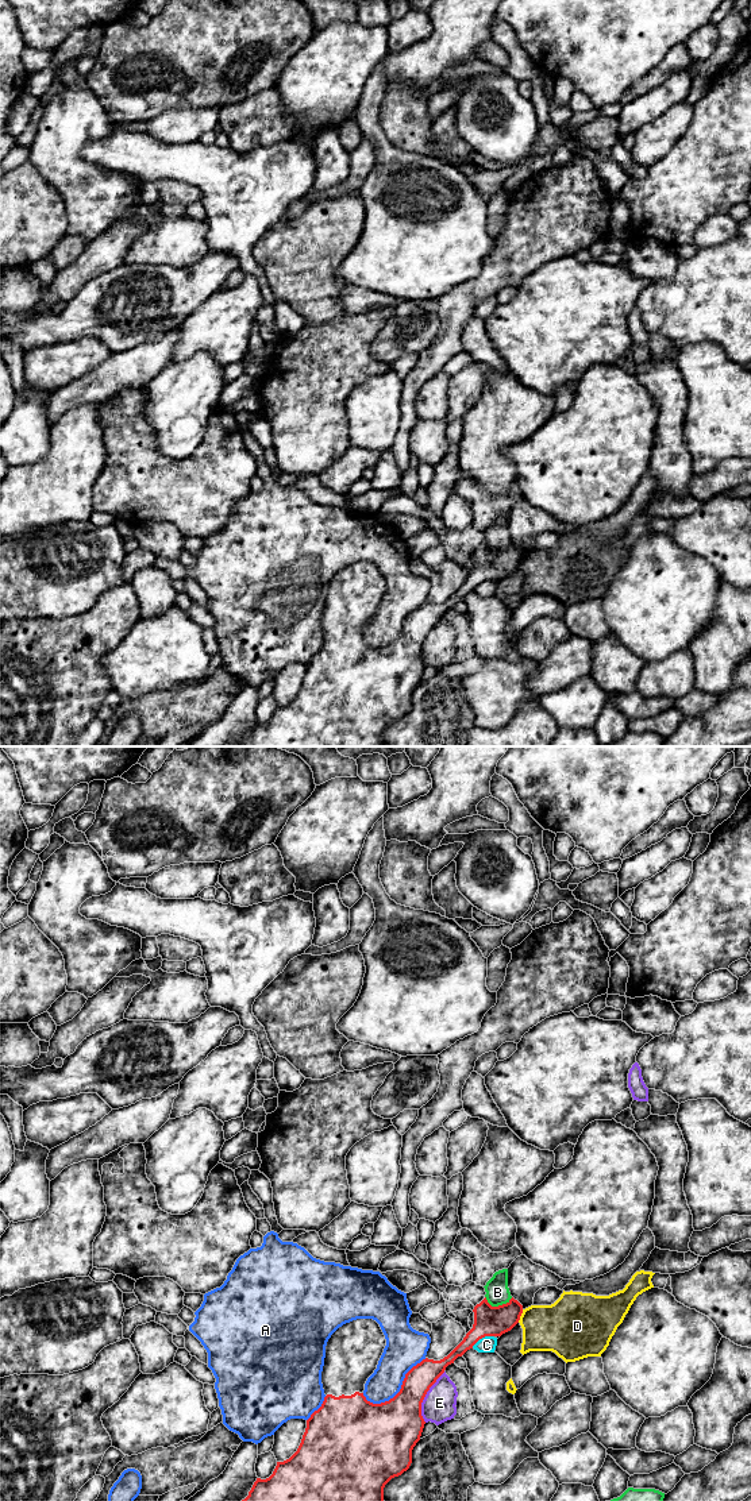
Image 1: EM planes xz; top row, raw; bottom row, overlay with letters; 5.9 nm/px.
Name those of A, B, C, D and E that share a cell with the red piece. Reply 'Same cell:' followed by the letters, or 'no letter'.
Same cell: no letter

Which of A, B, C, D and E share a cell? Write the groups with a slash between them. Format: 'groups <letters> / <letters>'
groups A / B / C / D / E

